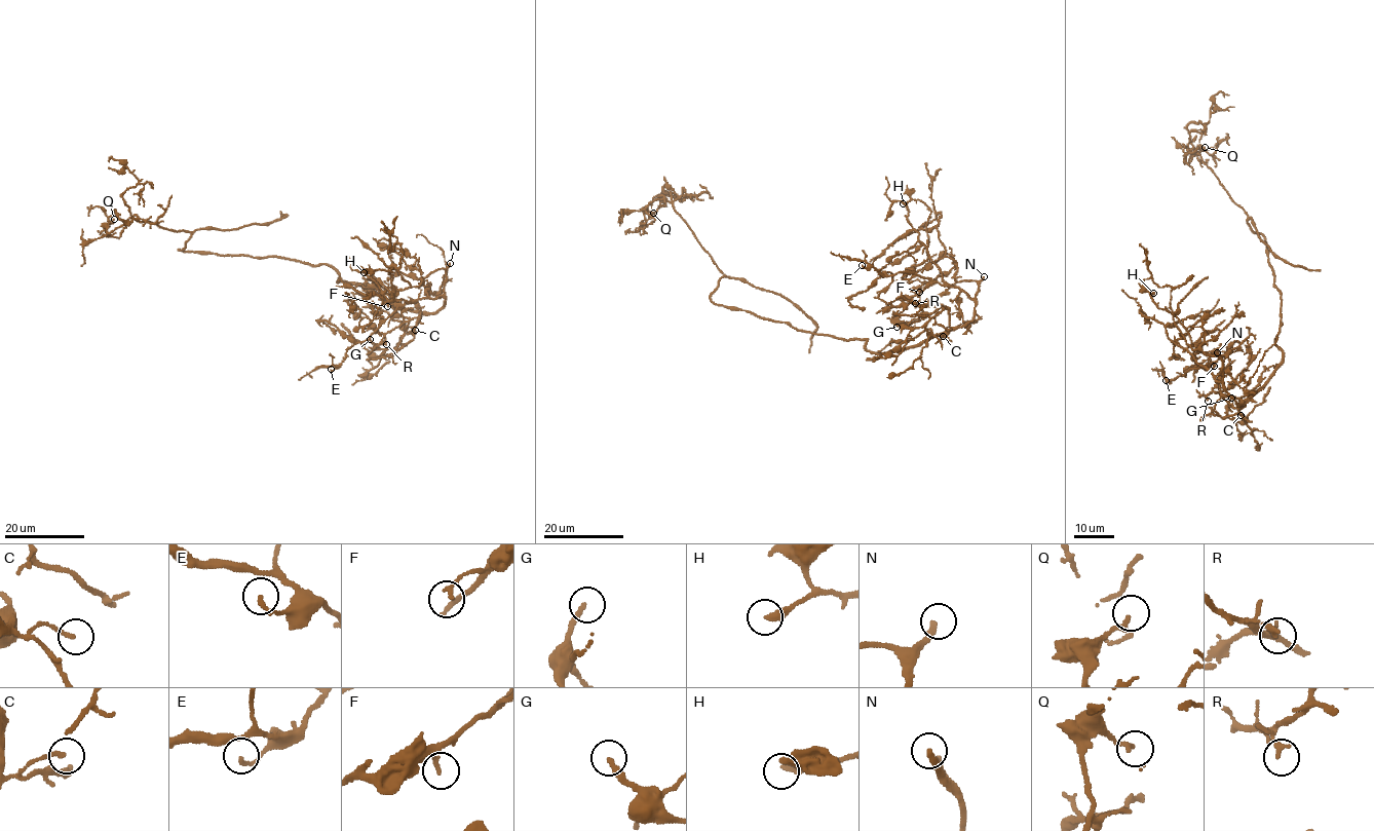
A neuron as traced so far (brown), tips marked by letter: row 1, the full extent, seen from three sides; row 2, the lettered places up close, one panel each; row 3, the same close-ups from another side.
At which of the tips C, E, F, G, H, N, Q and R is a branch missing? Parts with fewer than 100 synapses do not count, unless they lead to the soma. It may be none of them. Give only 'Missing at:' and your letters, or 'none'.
Missing at: N

